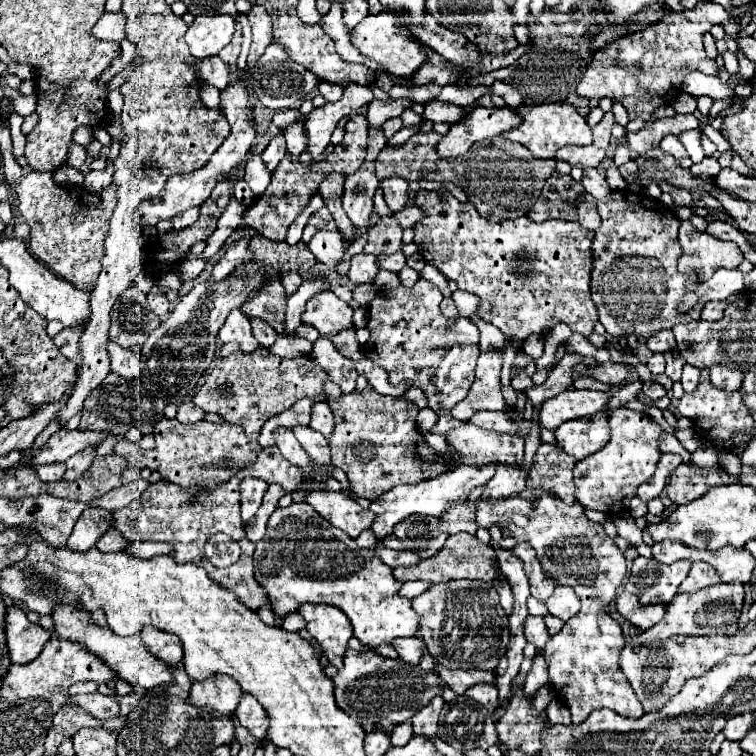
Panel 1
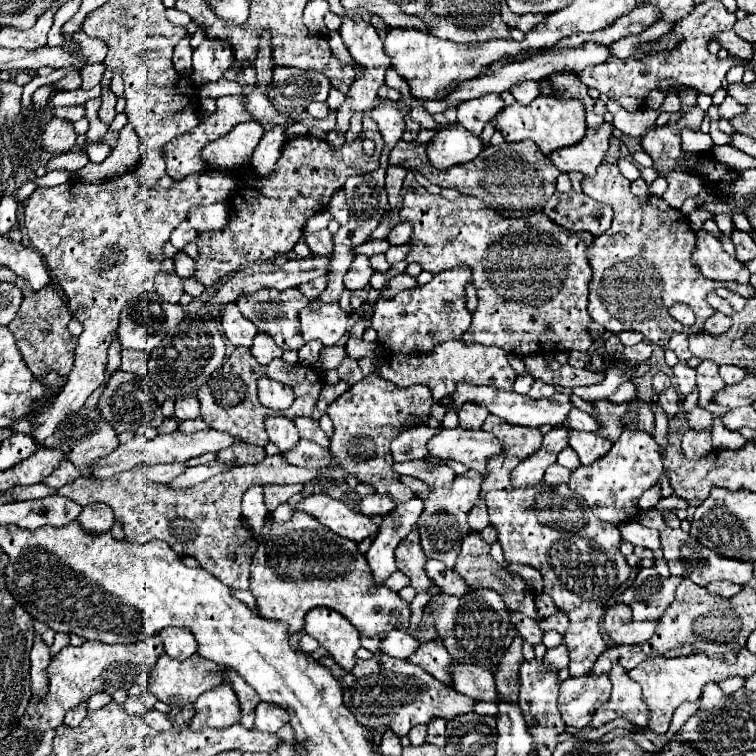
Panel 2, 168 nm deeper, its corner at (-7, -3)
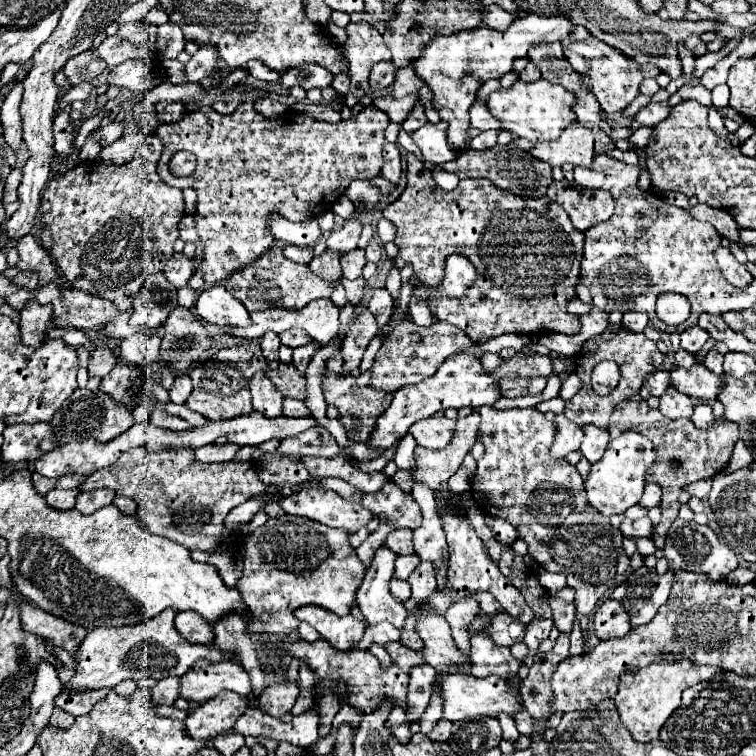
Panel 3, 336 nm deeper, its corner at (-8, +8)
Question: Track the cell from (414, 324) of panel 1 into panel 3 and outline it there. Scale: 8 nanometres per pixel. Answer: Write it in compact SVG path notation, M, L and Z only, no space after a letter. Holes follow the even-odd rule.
M448 255L446 263L444 263L444 279L440 281L440 285L436 287L428 287L428 285L418 285L414 289L416 297L424 297L426 305L430 305L430 293L442 293L448 297L464 297L466 291L474 285L478 273L476 267L470 263L468 257L464 255Z

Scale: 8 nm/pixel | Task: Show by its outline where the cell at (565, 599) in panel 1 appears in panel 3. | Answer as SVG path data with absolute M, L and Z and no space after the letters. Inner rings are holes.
M536 617L530 625L526 625L526 637L524 637L524 641L526 641L528 649L530 649L530 653L526 657L526 665L528 667L532 665L532 657L538 653L540 641L548 639L548 633L550 633L552 627L554 627L552 619L540 619L540 617Z

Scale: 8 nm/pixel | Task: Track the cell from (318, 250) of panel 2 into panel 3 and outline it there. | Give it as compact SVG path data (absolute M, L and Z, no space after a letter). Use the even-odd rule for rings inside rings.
M272 217L272 235L290 245L312 247L320 241L322 231L316 217L310 217L308 221L300 221L300 223L284 221L284 217Z

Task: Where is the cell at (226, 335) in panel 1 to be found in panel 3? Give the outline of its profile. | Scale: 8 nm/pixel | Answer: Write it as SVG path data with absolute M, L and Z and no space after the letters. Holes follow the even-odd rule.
M222 285L204 289L196 303L196 313L218 327L248 327L252 325L250 313L246 307L232 297Z

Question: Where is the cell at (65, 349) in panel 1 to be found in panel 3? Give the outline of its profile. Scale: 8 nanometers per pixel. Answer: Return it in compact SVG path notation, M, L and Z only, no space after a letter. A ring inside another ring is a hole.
M147 136L146 142L136 153L136 157L124 165L96 165L78 163L64 175L52 177L40 201L38 221L44 229L52 233L50 257L60 265L66 281L80 291L94 297L108 299L116 305L120 313L128 311L134 293L152 275L164 269L164 261L172 257L172 245L178 239L178 223L185 214L182 190L167 185L157 173L157 162L161 157L163 143L158 136Z

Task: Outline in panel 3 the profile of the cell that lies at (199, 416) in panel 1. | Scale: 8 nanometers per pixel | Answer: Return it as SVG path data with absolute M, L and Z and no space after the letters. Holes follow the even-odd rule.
M182 375L182 377L176 377L172 389L168 391L170 393L170 401L176 403L176 405L184 405L184 401L190 397L192 393L192 381L188 375Z

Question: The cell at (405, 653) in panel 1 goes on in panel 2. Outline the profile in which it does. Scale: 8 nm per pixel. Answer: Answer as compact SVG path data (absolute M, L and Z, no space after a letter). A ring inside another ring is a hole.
M393 630L391 634L383 636L381 644L379 644L379 652L385 652L385 654L389 654L393 658L407 658L417 648L419 648L419 642L415 638L411 638L403 630Z

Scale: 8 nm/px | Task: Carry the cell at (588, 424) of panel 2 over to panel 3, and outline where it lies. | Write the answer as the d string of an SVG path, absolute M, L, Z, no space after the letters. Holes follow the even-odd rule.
M554 397L554 399L542 401L542 403L538 403L538 405L536 405L536 409L538 409L538 411L542 411L542 413L546 413L546 411L552 411L554 415L558 415L558 413L564 413L564 407L566 407L566 401L564 401L562 397Z

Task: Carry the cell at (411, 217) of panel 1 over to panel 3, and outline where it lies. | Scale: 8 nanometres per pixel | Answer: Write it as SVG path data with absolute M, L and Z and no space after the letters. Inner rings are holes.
M380 219L378 221L378 235L380 235L380 239L384 241L384 243L388 243L388 241L394 241L394 237L396 237L396 225L394 223L390 223L388 219Z

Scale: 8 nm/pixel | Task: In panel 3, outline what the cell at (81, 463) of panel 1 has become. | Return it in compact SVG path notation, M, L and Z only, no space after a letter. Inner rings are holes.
M76 389L64 401L64 405L54 413L54 417L50 421L50 427L52 427L54 437L56 437L56 447L62 447L62 445L68 445L68 443L74 443L74 441L82 441L82 439L96 439L98 443L112 441L114 437L124 433L132 423L134 423L132 413L128 409L116 405L100 389L96 389L96 391Z

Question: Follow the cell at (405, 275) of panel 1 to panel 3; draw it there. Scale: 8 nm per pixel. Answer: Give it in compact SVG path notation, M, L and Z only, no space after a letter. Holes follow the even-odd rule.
M376 289L370 303L368 303L368 309L376 315L376 321L380 327L384 327L388 321L390 321L390 315L392 315L392 309L394 309L394 301L392 301L392 295L388 289Z

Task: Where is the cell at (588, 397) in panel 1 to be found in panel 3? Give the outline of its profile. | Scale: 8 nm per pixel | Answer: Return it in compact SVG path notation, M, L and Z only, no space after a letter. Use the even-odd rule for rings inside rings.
M456 353L456 355L448 357L448 361L444 361L444 365L440 365L436 375L430 377L428 381L422 381L416 385L406 385L404 389L398 389L394 393L394 399L392 399L388 411L384 411L376 423L376 433L372 433L372 437L370 437L370 445L388 449L402 435L406 435L410 425L414 425L416 421L432 417L434 413L444 411L448 407L452 407L452 409L460 409L460 407L476 409L482 405L494 405L502 397L504 395L500 391L500 379L486 373L484 367L480 365L480 361L476 361L472 357L472 353Z

